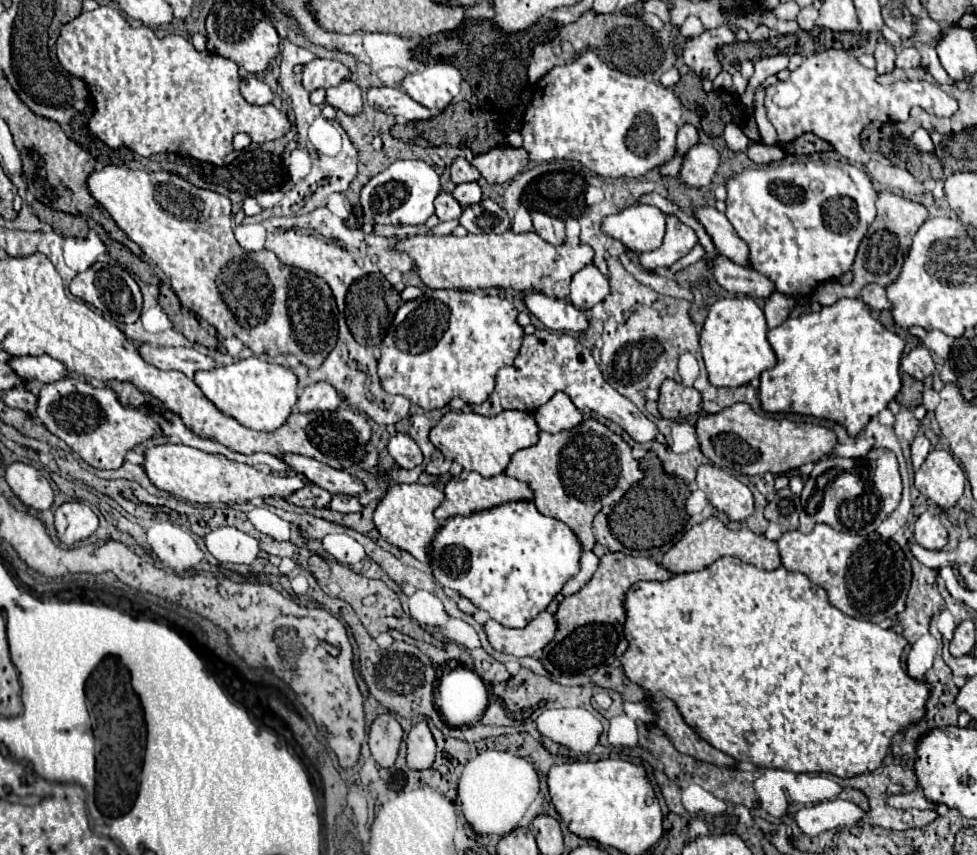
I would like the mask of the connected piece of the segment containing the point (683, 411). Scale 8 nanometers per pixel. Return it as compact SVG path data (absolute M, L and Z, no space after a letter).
M664 380L658 398L658 410L662 418L686 418L698 414L702 408L702 396L696 388L688 388L674 380Z

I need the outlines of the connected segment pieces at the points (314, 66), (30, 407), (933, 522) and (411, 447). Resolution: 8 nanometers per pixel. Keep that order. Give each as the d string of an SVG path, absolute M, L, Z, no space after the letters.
M316 58L304 64L304 70L302 70L302 86L308 92L314 92L316 88L338 86L344 78L350 78L350 70L338 60Z
M26 388L8 390L2 400L4 400L6 406L10 406L10 408L18 408L18 410L24 410L24 412L28 412L28 414L36 414L38 396L32 394L30 390L26 390Z
M922 512L914 524L914 542L926 550L942 550L948 544L948 530L938 514Z
M396 434L394 438L390 438L388 452L400 468L414 468L422 462L422 452L408 434Z

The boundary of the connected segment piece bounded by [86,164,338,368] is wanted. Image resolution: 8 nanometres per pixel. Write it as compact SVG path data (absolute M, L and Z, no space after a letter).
M114 164L96 168L86 184L94 200L108 210L126 236L142 248L146 258L164 272L180 302L200 320L216 326L224 338L240 338L254 354L294 354L308 368L318 368L326 360L338 338L338 308L330 286L306 270L284 266L270 250L242 250L232 232L230 200L226 196L196 188L166 170L154 172L152 184L150 172L126 170Z

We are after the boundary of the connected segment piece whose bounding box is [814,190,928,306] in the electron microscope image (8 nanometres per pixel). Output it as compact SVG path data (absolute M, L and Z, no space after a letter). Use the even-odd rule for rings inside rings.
M888 190L878 194L876 206L878 206L878 216L872 222L872 226L868 228L864 242L860 242L860 250L858 250L854 266L852 266L852 272L854 272L852 284L848 284L848 286L842 286L836 282L820 284L818 290L814 292L814 298L818 304L832 306L840 298L858 298L866 284L880 284L886 288L898 280L902 264L904 264L904 260L910 252L910 246L912 246L912 238L918 232L918 228L926 222L928 210L924 204L918 204L918 202L908 200L904 196L896 196L894 192L888 192ZM870 250L872 250L872 256L870 256Z

